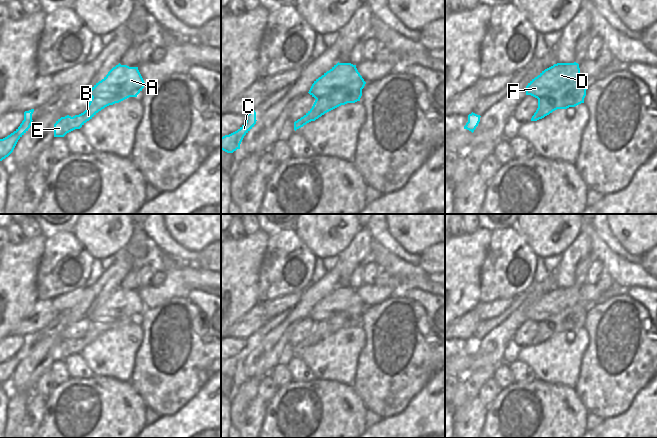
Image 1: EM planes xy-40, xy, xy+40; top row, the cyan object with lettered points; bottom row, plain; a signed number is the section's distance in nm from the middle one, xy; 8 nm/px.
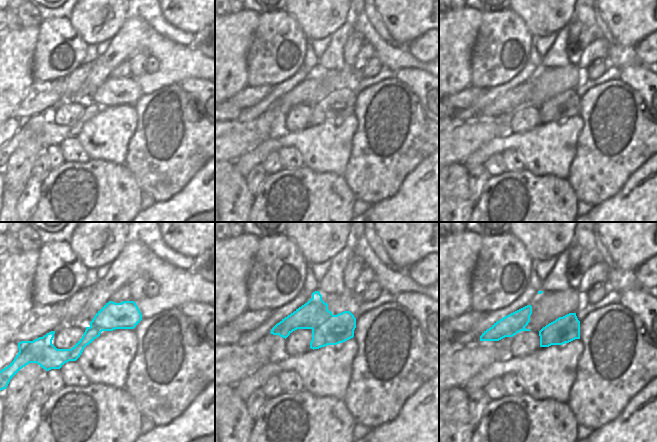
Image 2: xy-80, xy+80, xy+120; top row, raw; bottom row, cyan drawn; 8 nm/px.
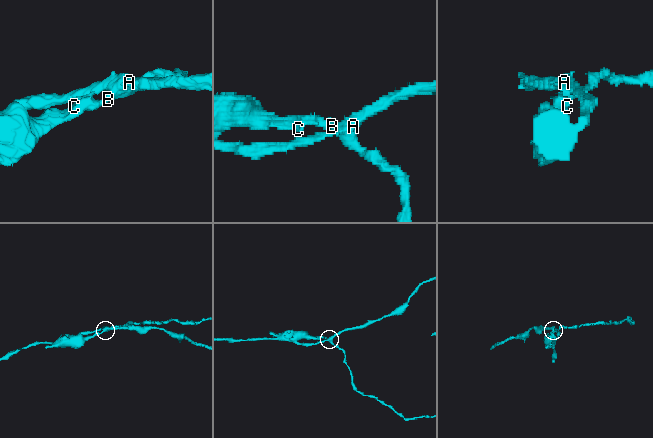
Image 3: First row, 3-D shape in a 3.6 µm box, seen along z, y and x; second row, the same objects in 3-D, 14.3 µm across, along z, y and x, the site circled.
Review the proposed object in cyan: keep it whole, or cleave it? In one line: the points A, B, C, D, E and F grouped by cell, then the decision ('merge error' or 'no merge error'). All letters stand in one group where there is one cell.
groups A D F / B C E; merge error

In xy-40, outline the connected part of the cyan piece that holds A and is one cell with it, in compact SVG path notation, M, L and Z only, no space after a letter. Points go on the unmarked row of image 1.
M120 287L90 314L91 321L115 321L117 319L138 319L145 310L138 291Z

